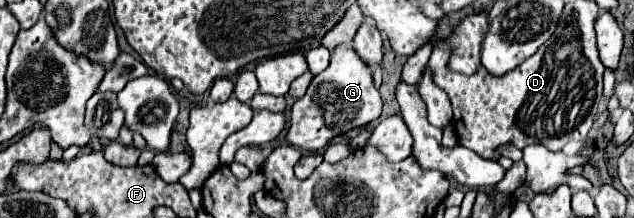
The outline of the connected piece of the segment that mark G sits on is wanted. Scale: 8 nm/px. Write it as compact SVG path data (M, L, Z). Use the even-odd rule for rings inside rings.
M338 47L330 65L312 79L306 95L294 103L286 139L300 149L322 151L334 137L378 119L380 111L382 99L372 81L372 67L364 65L352 47Z

